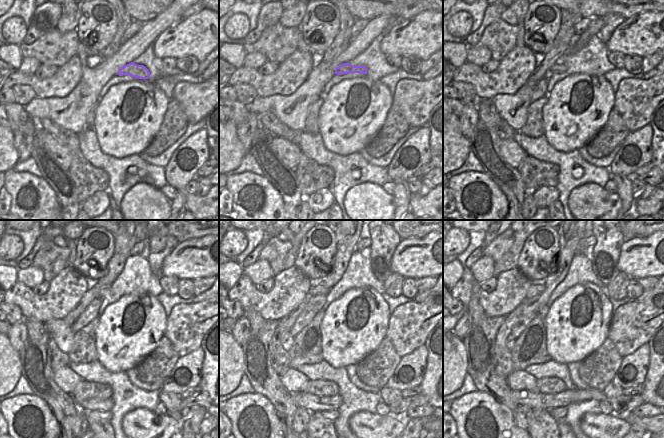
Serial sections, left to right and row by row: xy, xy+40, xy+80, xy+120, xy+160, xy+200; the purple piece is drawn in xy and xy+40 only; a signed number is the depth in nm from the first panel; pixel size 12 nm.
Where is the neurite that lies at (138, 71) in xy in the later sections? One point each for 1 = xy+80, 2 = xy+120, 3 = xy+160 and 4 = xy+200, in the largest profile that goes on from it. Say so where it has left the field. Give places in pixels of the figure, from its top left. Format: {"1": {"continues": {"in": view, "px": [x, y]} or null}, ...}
{"1": {"continues": {"in": "xy+80", "px": [559, 67]}}, "2": {"continues": {"in": "xy+120", "px": [102, 293]}}, "3": {"continues": {"in": "xy+160", "px": [321, 289]}}, "4": {"continues": {"in": "xy+200", "px": [534, 290]}}}

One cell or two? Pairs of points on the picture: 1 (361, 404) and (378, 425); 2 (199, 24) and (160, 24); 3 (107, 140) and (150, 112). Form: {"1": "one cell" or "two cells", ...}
{"1": "two cells", "2": "two cells", "3": "one cell"}

